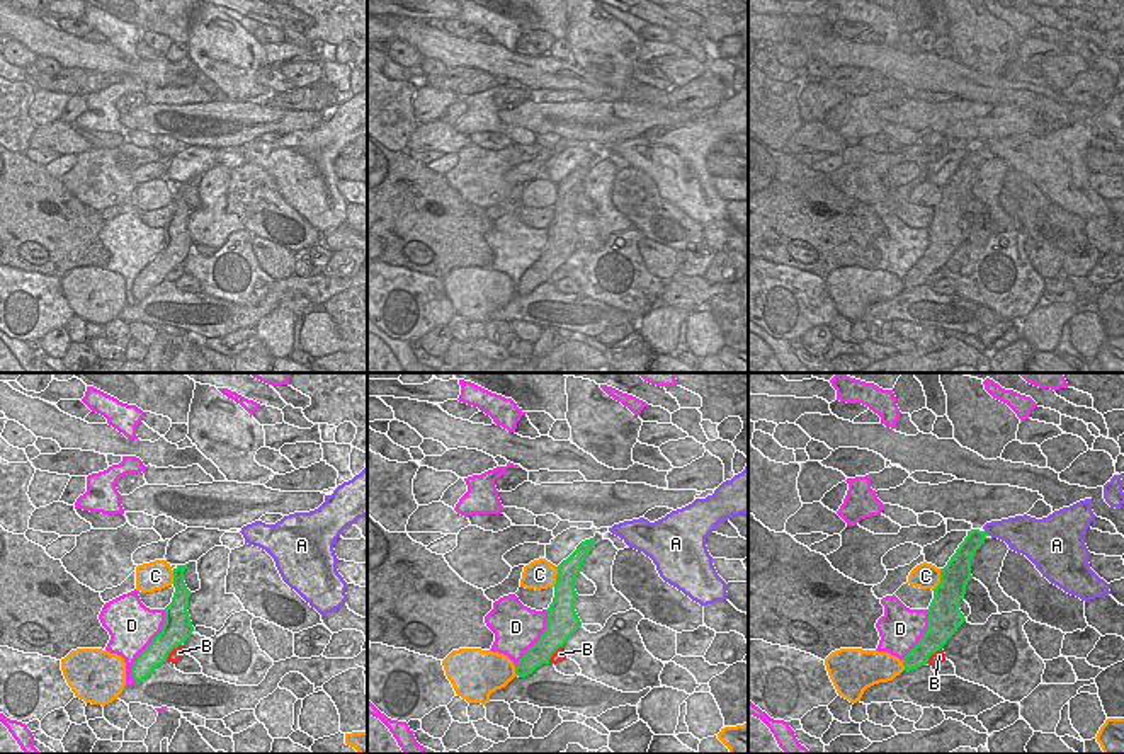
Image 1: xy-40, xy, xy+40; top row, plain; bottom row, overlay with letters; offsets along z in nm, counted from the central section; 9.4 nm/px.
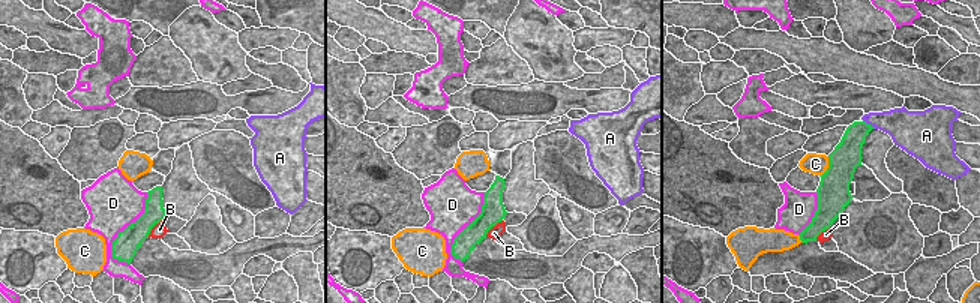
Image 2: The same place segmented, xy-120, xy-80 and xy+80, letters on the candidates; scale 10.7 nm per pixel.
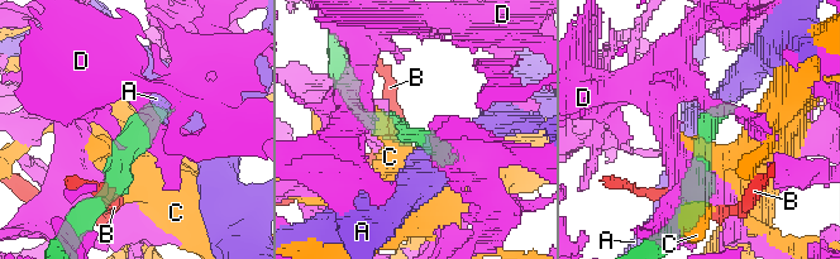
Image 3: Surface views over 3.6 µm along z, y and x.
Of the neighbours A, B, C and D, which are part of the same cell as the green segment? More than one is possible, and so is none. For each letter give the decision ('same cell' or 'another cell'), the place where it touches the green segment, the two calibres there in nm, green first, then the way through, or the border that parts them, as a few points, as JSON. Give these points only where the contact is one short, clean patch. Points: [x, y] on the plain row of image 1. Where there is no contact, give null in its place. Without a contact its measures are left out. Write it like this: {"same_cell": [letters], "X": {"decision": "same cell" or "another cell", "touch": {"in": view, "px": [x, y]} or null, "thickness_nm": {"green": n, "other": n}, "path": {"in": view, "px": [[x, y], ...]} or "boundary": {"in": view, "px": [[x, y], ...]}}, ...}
{"same_cell": [], "A": {"decision": "another cell", "touch": {"in": "xy+40", "px": [987, 152]}, "thickness_nm": {"green": 170, "other": 240}}, "B": {"decision": "another cell", "touch": {"in": "xy-40", "px": [170, 269]}, "thickness_nm": {"green": 280, "other": 120}}, "C": {"decision": "another cell", "touch": {"in": "xy+40", "px": [941, 198]}, "thickness_nm": {"green": 280, "other": 260}}, "D": {"decision": "another cell", "touch": {"in": "xy-40", "px": [147, 266]}, "thickness_nm": {"green": 220, "other": 440}}}

